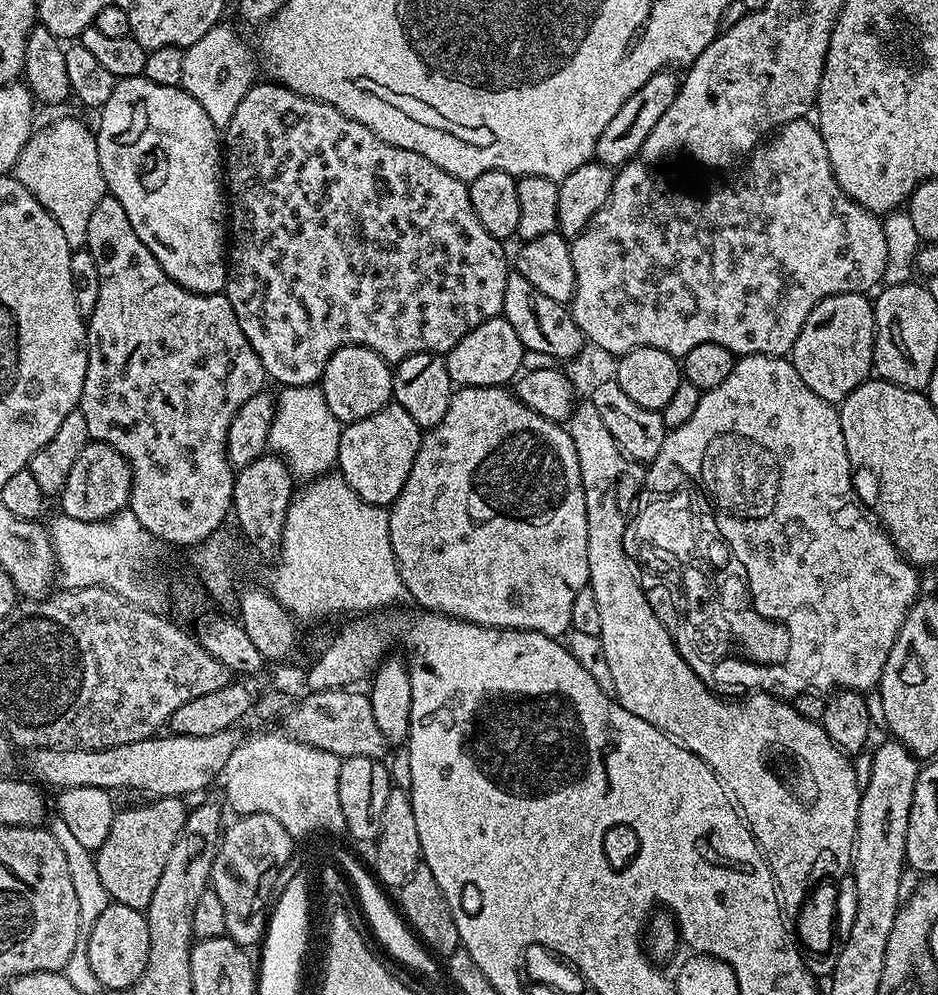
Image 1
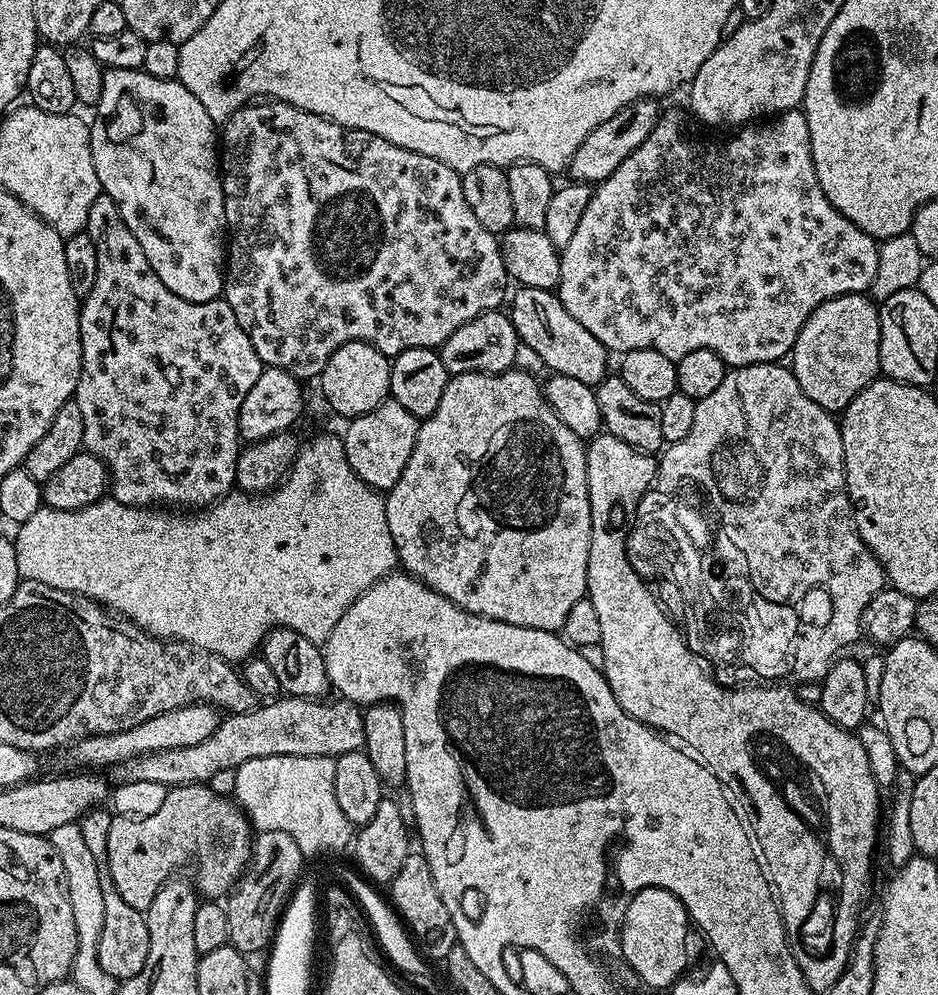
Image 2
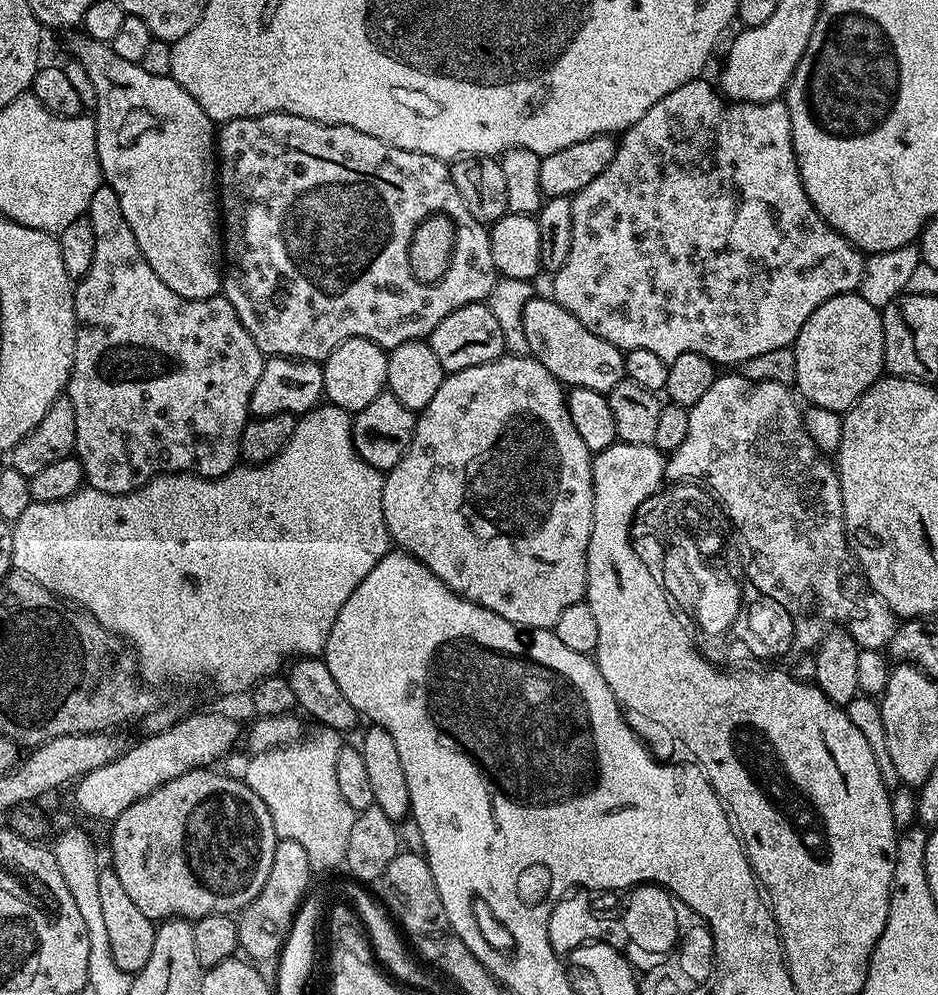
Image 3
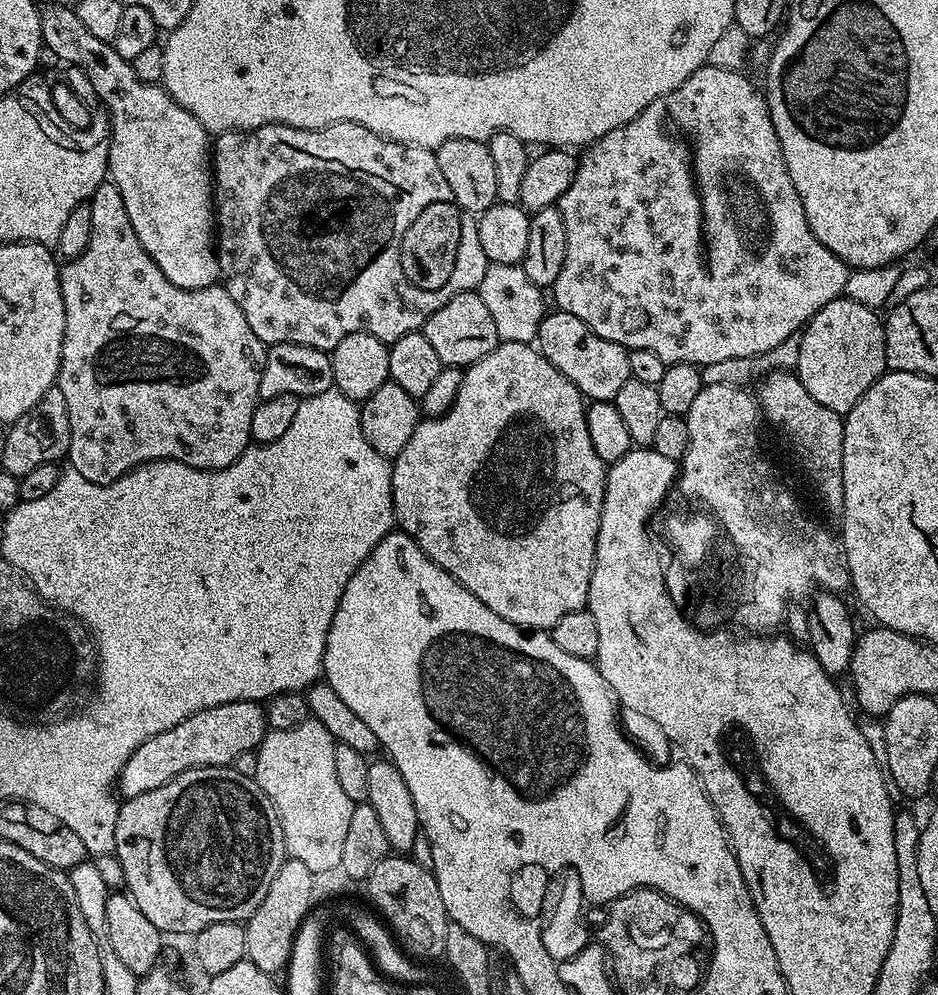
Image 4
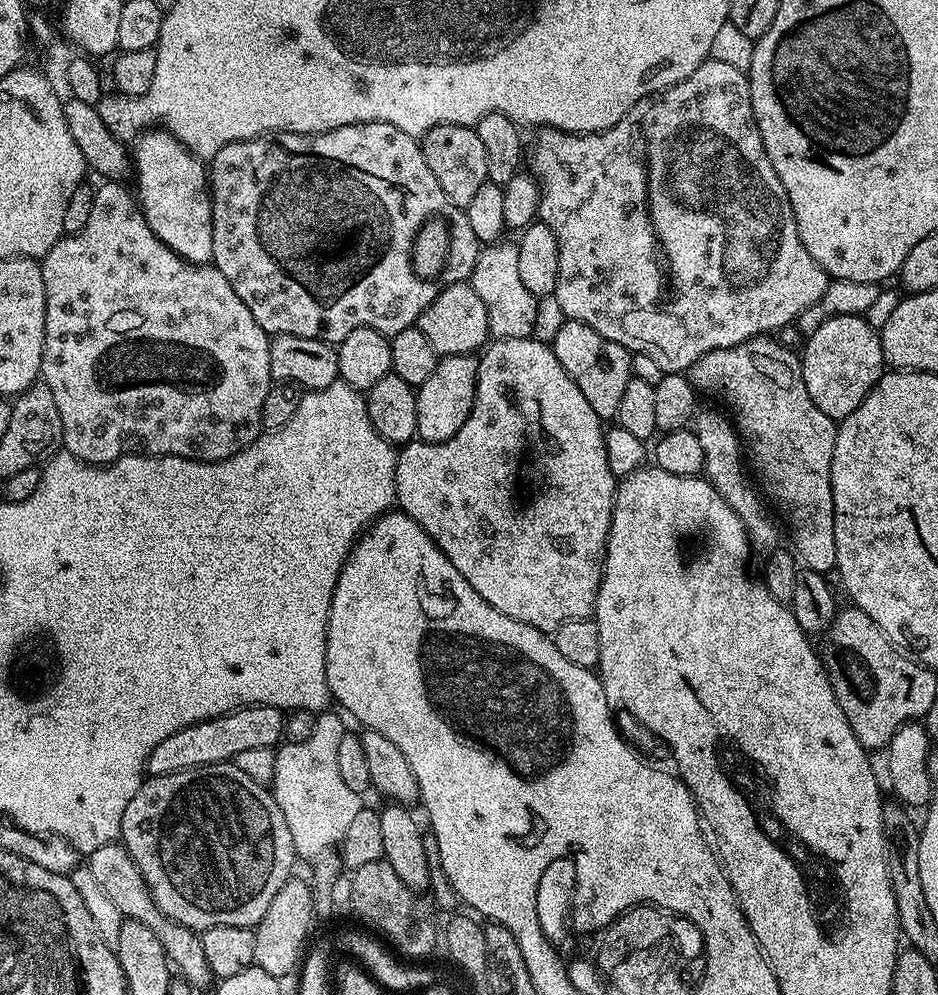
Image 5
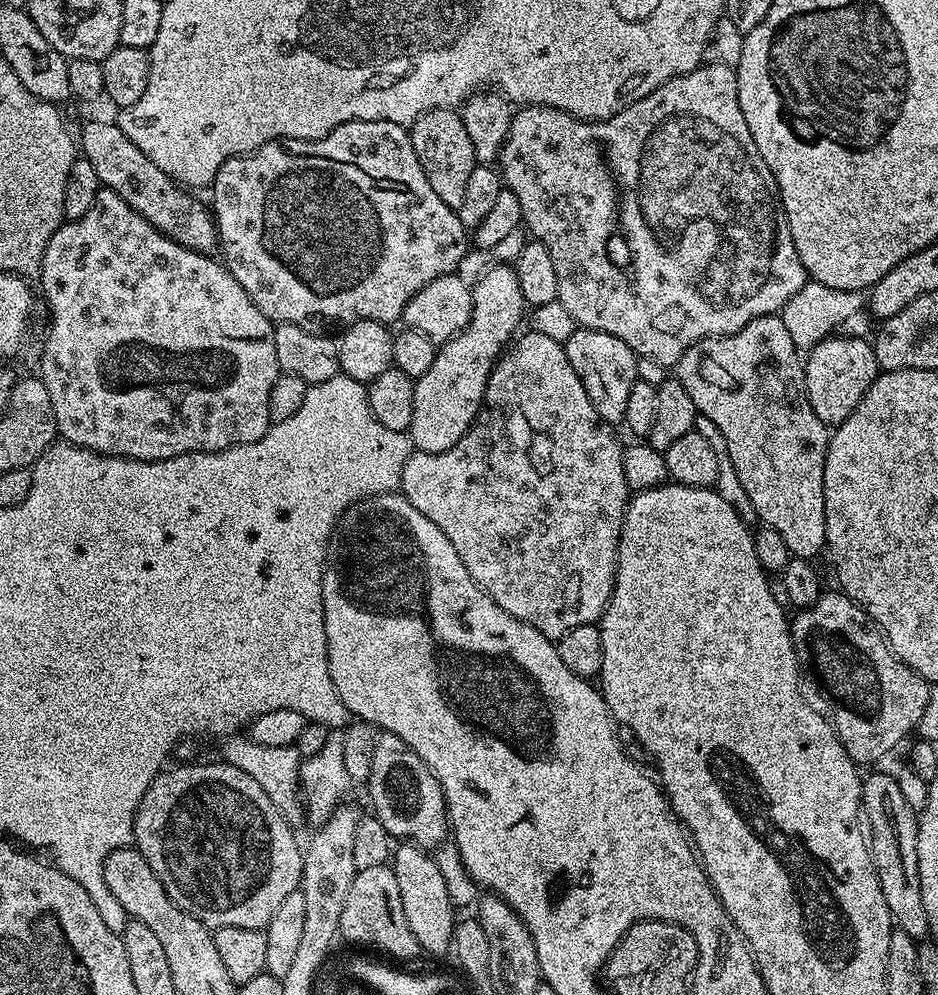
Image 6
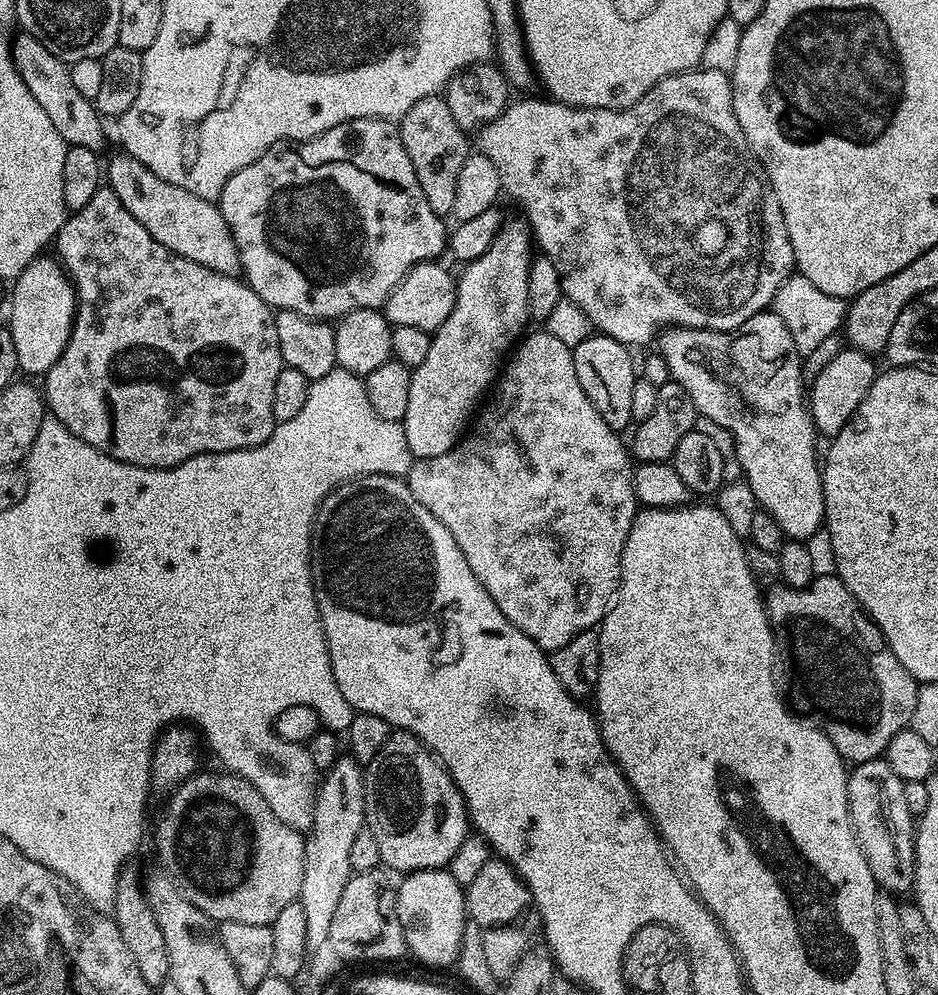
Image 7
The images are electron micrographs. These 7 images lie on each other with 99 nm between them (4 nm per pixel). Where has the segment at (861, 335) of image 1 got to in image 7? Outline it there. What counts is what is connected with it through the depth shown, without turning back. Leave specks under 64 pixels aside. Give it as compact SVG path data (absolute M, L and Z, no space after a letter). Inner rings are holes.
M845 347L830 362L826 362L826 367L822 369L822 374L818 374L810 382L810 387L806 392L806 403L808 413L812 416L812 424L821 437L831 438L838 435L842 426L850 422L854 410L866 398L866 390L876 380L878 368L872 365L873 357L866 352L859 352L854 347Z

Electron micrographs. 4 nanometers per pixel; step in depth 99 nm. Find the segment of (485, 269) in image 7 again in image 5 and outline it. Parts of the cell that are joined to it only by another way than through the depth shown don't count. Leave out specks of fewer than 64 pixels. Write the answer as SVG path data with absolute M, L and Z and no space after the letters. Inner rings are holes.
M475 355L446 356L436 361L434 374L426 378L416 388L416 405L418 406L418 426L416 436L431 444L441 444L458 430L462 430L462 422L470 418L470 410L474 406L476 397L476 375L478 374L478 360Z

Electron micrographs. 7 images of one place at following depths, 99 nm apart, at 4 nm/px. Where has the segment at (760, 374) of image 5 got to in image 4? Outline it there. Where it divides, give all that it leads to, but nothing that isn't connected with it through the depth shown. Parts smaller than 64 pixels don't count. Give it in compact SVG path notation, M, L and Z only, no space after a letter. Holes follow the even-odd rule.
M795 371L772 372L758 391L760 410L768 420L788 439L794 455L808 471L808 480L816 491L824 508L836 518L844 514L844 487L842 486L842 442L844 441L844 416L834 410L826 410L822 402L814 402L802 386Z

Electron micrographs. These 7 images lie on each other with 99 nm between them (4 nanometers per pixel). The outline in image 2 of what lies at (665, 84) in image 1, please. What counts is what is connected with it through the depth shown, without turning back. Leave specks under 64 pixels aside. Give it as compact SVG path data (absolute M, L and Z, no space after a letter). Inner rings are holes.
M652 98L635 100L630 102L630 106L618 110L614 118L606 118L606 122L594 126L594 130L586 134L582 146L574 150L566 169L567 175L572 175L569 177L573 181L593 186L610 178L610 174L614 174L614 170L618 170L618 166L622 166L622 162L626 162L626 158L630 158L630 154L638 150L638 146L642 146L642 142L656 125L656 119L662 115L662 108L656 104L659 103Z

